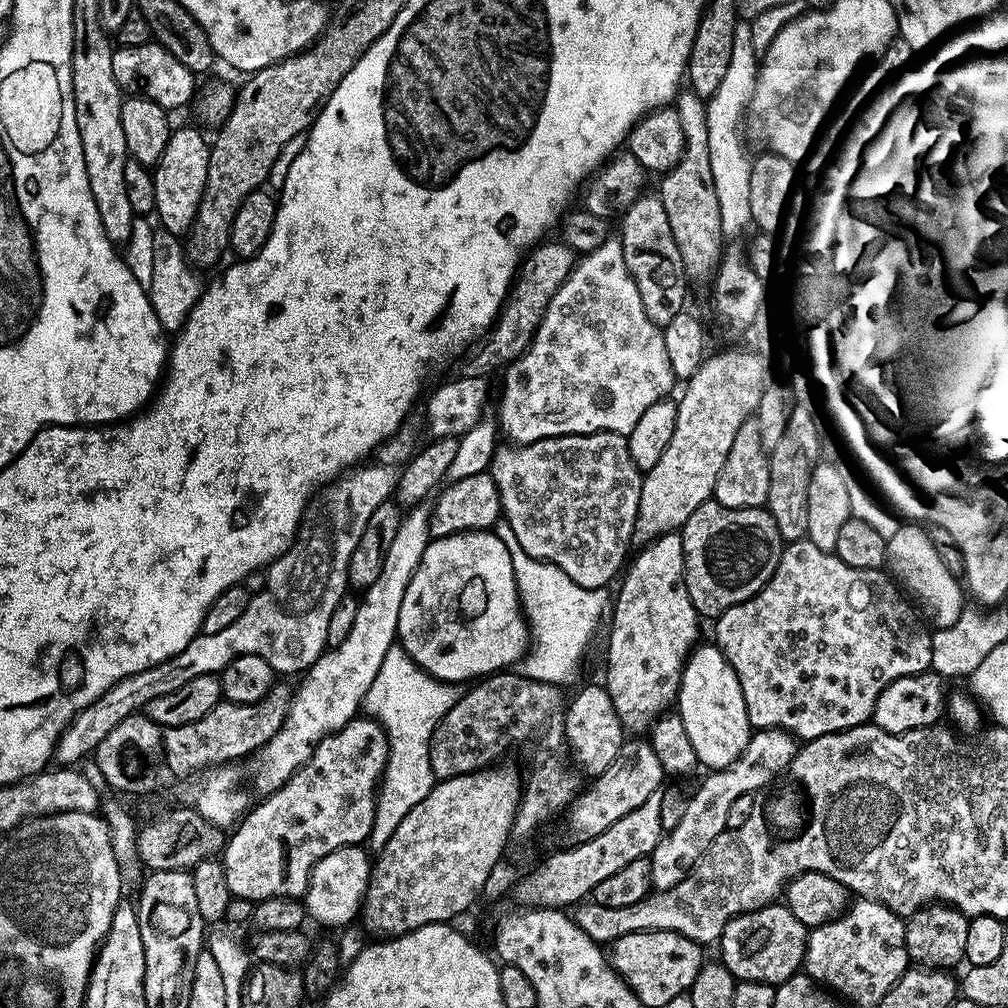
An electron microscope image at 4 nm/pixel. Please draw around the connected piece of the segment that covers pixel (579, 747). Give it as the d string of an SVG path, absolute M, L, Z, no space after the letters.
M599 683L588 684L576 697L567 701L564 709L564 743L567 751L572 751L575 767L581 773L595 778L602 775L606 766L618 758L618 750L624 745L626 733L620 725L614 704L610 702L607 688Z

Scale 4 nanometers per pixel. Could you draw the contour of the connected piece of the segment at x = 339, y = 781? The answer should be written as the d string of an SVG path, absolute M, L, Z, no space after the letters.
M371 718L354 719L346 726L342 726L342 730L331 732L329 736L322 738L322 742L318 742L318 746L310 754L308 761L305 762L278 791L267 793L267 795L261 799L264 801L262 801L233 832L230 832L230 835L227 837L222 853L222 863L226 870L226 886L230 886L233 896L246 898L253 902L259 902L266 898L274 898L275 896L303 897L310 882L312 867L322 858L326 858L326 854L330 854L330 850L338 850L342 846L350 846L351 844L363 845L365 841L367 841L370 830L374 826L374 818L376 817L376 794L387 761L388 736L385 735L384 729Z

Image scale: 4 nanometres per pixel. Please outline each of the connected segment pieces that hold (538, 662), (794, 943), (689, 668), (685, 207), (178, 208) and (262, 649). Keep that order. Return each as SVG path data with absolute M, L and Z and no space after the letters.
M497 523L494 531L506 550L510 550L520 606L528 621L530 643L522 661L523 675L538 682L565 686L575 678L592 635L599 630L603 620L605 623L610 608L609 593L602 588L578 586L566 570L526 554L526 550L518 546L518 538L514 538L514 530L510 530L508 523Z
M783 902L768 904L752 912L742 912L722 930L718 941L719 963L724 964L737 981L781 984L801 971L809 931L805 924L794 918L794 914L790 914L787 904Z
M715 643L702 644L688 653L688 660L680 675L680 693L676 695L676 704L682 726L686 726L686 735L690 737L690 746L694 746L697 761L703 767L705 764L708 770L724 769L746 750L754 729L746 714L742 686L730 662Z
M684 90L677 95L674 107L678 114L678 123L682 126L684 149L680 161L659 177L658 195L663 208L666 209L670 234L674 234L674 242L678 244L678 254L682 254L685 277L689 281L707 281L722 257L720 211L710 174L710 146L706 126L708 105L696 92Z
M177 127L168 135L166 150L162 150L162 158L154 165L154 216L160 219L159 227L170 230L175 236L183 237L188 233L198 214L198 202L206 182L209 147L209 141L204 141L198 129Z
M372 462L367 466L357 466L323 485L308 501L292 545L267 565L265 588L249 599L243 614L230 622L226 630L218 630L218 634L209 636L198 635L192 639L190 646L186 646L186 650L174 654L174 658L158 666L150 666L150 670L130 674L122 678L122 682L110 686L102 698L83 708L65 726L56 743L55 763L76 766L85 757L91 757L99 749L102 738L114 730L119 704L121 717L143 713L154 698L186 686L190 678L198 678L202 674L217 675L242 654L258 654L258 658L266 658L276 674L300 674L307 670L325 652L330 614L334 614L334 606L338 606L340 599L349 591L350 554L354 554L354 546L358 546L358 538L362 538L362 530L366 530L366 522L370 522L370 514L374 514L378 506L389 503L396 491L397 477L395 467Z

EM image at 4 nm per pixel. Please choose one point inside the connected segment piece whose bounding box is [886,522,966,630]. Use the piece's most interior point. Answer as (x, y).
(912, 557)

